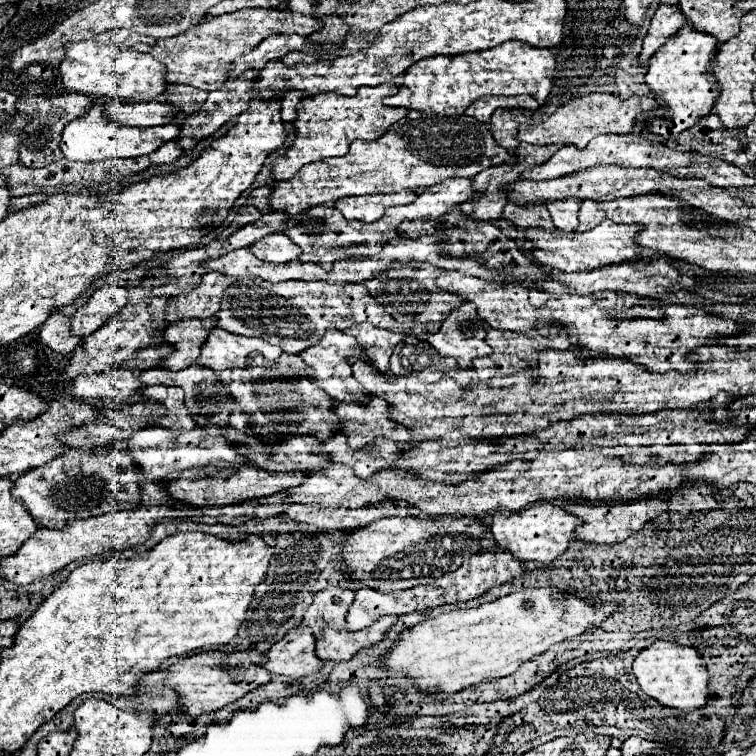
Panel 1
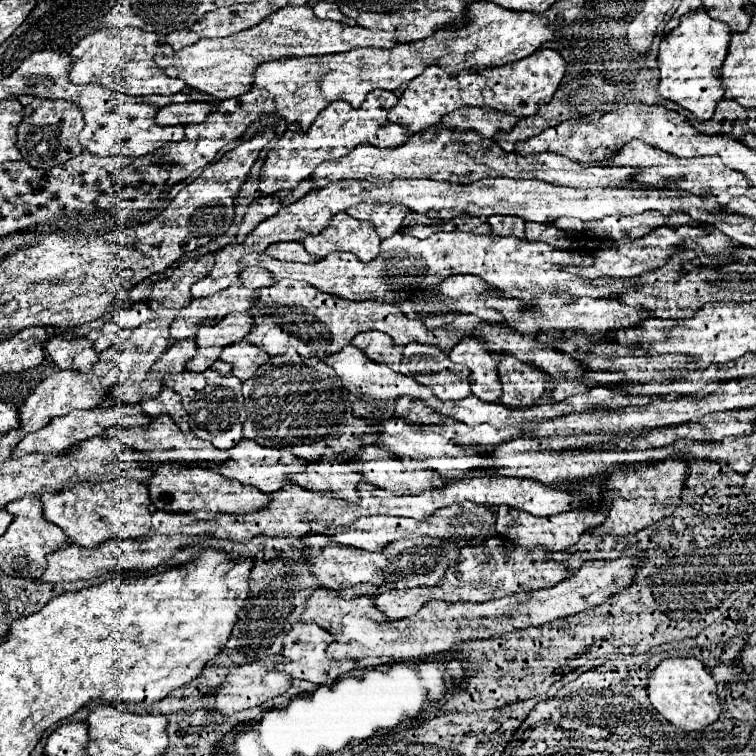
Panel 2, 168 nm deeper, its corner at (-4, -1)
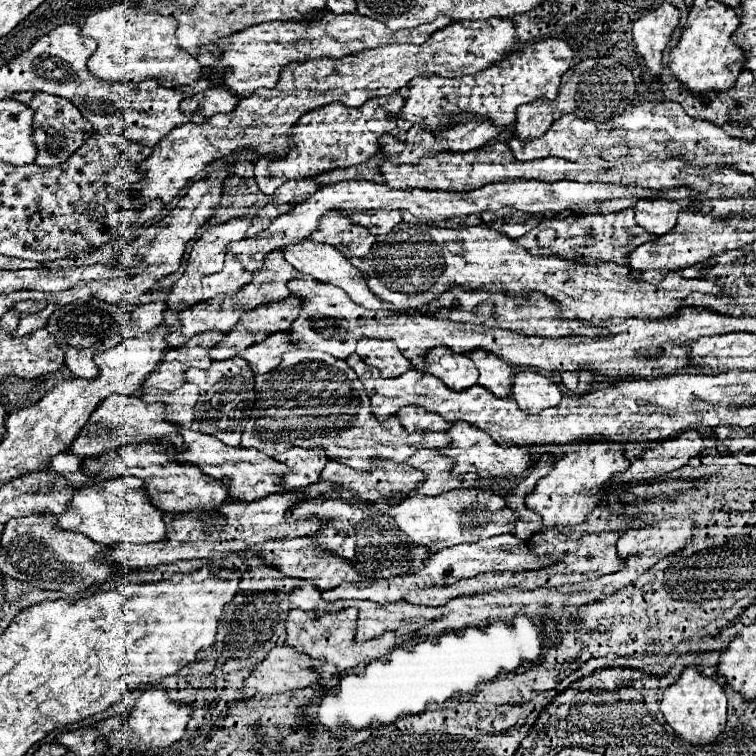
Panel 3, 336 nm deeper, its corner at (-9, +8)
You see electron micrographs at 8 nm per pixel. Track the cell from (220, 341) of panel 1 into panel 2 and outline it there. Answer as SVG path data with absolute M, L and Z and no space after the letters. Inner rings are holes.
M246 339L234 345L228 345L222 349L222 361L228 361L234 365L234 375L242 381L250 379L254 375L254 371L262 365L266 365L266 353L256 347L250 345Z

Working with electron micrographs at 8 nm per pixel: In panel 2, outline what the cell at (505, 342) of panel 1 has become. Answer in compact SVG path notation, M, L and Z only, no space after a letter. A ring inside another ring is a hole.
M494 355L494 359L498 365L498 375L504 393L514 395L514 397L502 397L502 403L512 409L528 409L538 405L546 389L542 371L524 365L510 355Z

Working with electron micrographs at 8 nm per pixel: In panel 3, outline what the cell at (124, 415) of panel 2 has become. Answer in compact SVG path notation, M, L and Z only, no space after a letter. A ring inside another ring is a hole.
M115 394L103 400L93 410L87 424L81 428L81 432L77 434L73 444L67 448L67 452L83 456L83 458L85 456L91 458L91 456L101 456L103 452L109 452L109 450L117 450L125 444L151 442L155 438L167 438L175 446L183 448L183 440L179 436L177 426L163 418L163 402L149 404L149 402L143 402L139 396L117 396Z

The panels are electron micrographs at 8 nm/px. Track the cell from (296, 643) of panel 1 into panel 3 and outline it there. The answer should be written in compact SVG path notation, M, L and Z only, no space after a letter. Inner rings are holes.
M347 608L343 612L337 612L337 614L327 614L325 618L323 616L315 616L313 612L305 612L305 610L291 610L289 616L287 616L287 646L293 646L297 648L299 652L303 654L309 654L311 658L317 658L317 660L323 660L323 666L317 668L317 672L321 676L339 676L343 672L349 672L353 668L357 668L359 664L369 664L371 660L379 660L383 658L385 654L391 652L391 648L397 646L397 640L400 637L409 637L420 629L420 626L414 624L414 629L409 629L407 626L407 632L398 632L398 634L383 634L379 638L373 638L369 642L363 642L363 644L357 644L353 642L353 634L355 634L355 614L357 610L355 608Z

